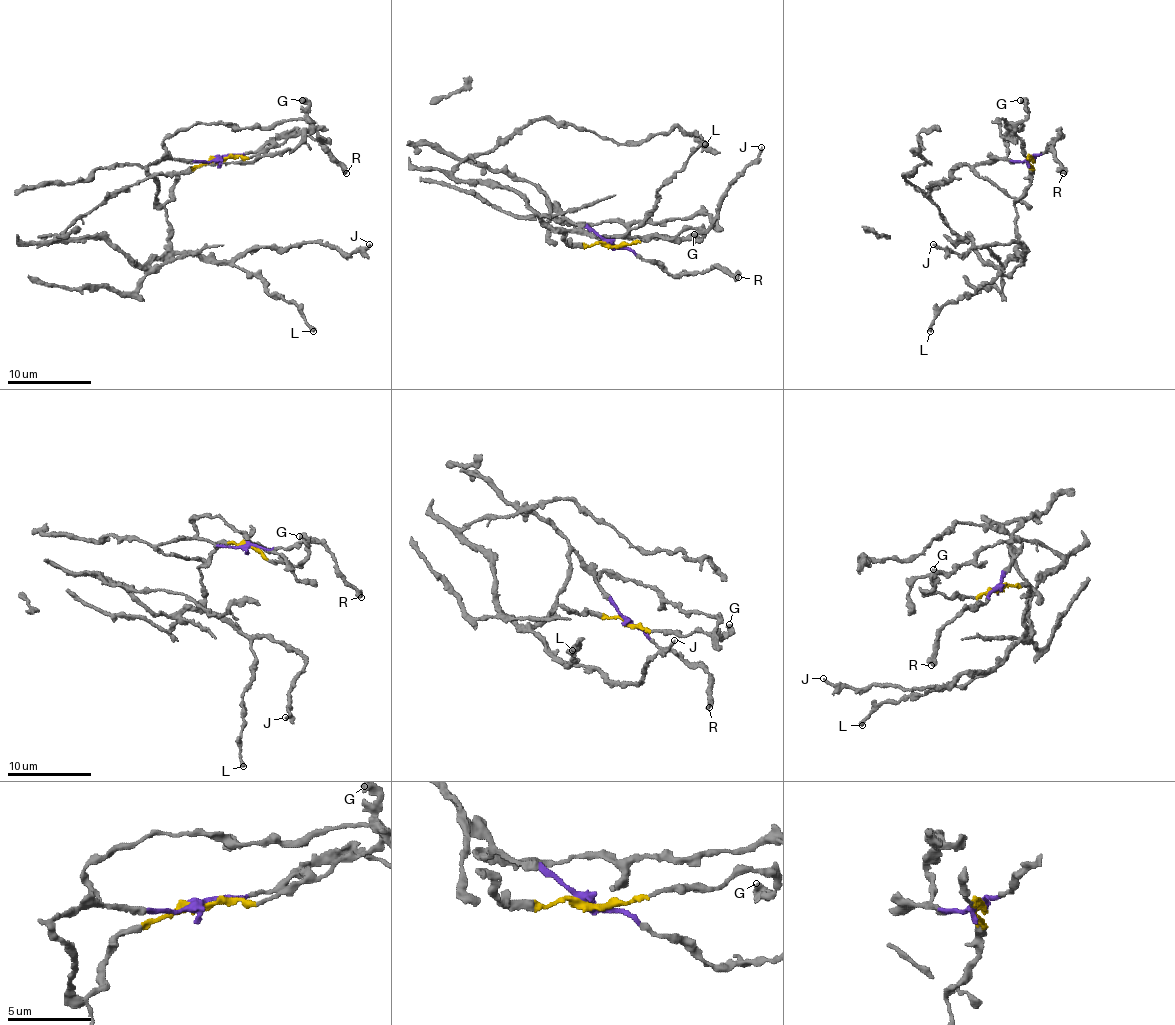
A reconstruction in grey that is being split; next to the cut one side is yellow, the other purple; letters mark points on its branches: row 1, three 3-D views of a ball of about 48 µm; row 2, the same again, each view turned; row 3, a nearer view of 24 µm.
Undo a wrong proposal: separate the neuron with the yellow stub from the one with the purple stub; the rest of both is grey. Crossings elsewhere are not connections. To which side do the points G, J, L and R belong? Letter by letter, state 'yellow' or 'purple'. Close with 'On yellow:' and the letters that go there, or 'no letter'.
G: yellow
J: yellow
L: yellow
R: purple
On yellow: G, J, L

